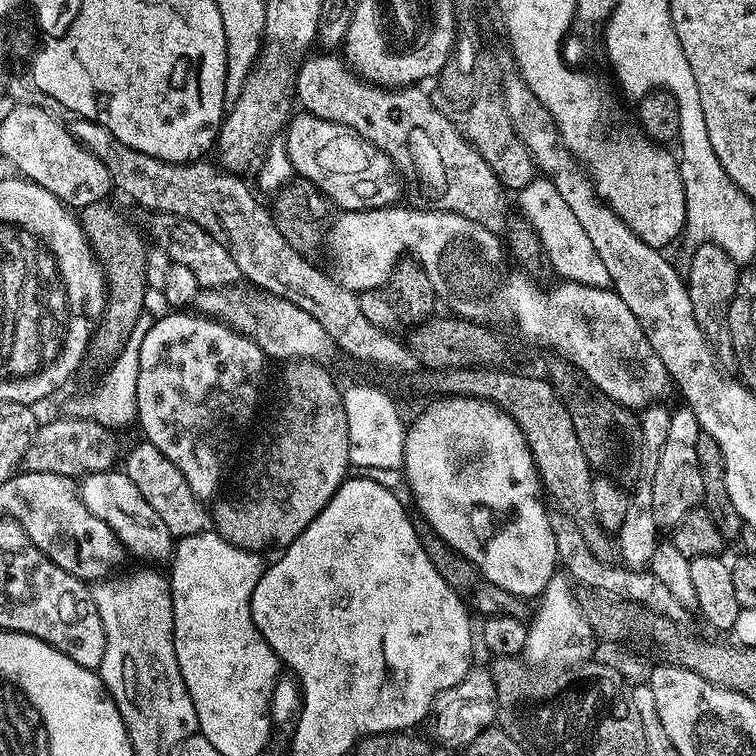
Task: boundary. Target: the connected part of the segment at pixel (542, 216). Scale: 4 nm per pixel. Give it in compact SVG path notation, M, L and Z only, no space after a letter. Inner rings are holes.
M535 178L525 188L518 192L520 198L520 213L523 219L532 225L544 247L544 253L550 258L552 271L561 281L573 284L585 284L591 288L608 288L610 281L606 265L594 250L586 230L578 218L574 218L570 206L566 206L562 194L558 194L554 182L543 178Z

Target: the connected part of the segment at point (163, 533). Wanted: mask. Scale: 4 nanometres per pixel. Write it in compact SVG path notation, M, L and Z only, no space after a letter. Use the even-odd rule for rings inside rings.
M109 470L85 477L80 489L87 509L111 526L112 532L131 555L133 553L140 558L164 561L171 557L174 537L169 527L123 471Z

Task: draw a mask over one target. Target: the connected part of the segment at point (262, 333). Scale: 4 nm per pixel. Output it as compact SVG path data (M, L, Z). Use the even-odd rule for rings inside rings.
M219 286L206 288L196 294L194 308L197 313L211 319L223 321L230 328L244 336L251 336L264 352L265 357L291 361L293 358L313 358L318 362L327 361L334 348L334 342L326 334L322 322L306 310L294 306L286 298L259 286Z

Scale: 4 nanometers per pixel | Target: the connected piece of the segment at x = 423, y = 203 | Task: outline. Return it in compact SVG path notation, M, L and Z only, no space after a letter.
M320 54L324 56L316 56L305 59L301 63L299 72L296 73L296 94L295 99L298 101L299 107L305 112L314 114L318 118L323 120L333 120L338 122L342 126L350 126L358 134L362 134L362 138L369 140L375 148L382 150L385 154L392 159L392 164L396 167L397 173L412 187L412 196L419 207L429 212L453 212L454 214L462 214L462 218L470 218L470 222L478 222L482 226L486 226L486 230L497 234L504 234L508 231L510 223L510 217L508 217L508 197L509 193L506 191L503 184L500 183L500 179L495 176L494 170L489 167L485 167L482 163L482 158L478 154L478 150L474 148L470 143L465 140L463 134L459 131L455 124L447 119L439 111L437 105L434 103L433 97L428 96L423 92L423 87L420 86L405 86L398 89L381 88L377 85L367 83L360 79L351 68L348 67L347 63L339 55L336 54Z

